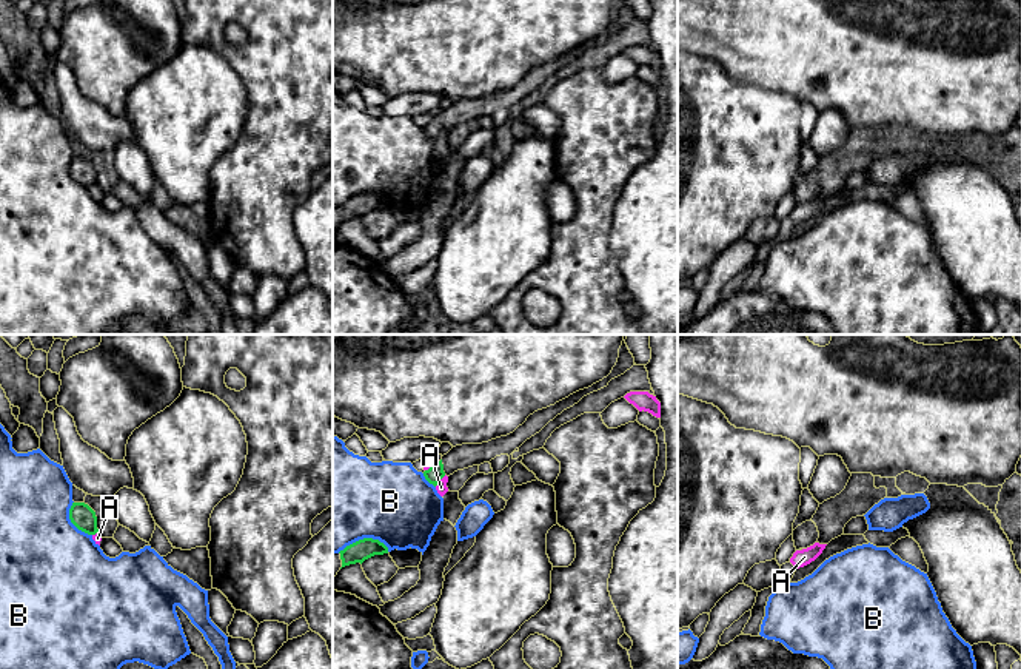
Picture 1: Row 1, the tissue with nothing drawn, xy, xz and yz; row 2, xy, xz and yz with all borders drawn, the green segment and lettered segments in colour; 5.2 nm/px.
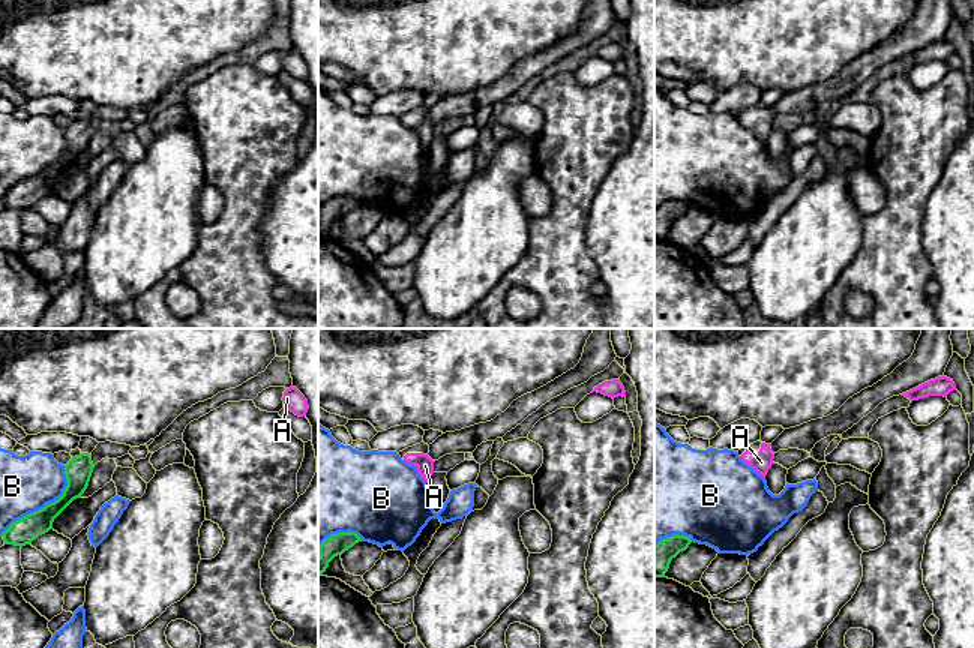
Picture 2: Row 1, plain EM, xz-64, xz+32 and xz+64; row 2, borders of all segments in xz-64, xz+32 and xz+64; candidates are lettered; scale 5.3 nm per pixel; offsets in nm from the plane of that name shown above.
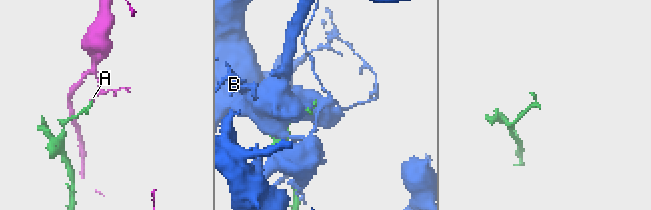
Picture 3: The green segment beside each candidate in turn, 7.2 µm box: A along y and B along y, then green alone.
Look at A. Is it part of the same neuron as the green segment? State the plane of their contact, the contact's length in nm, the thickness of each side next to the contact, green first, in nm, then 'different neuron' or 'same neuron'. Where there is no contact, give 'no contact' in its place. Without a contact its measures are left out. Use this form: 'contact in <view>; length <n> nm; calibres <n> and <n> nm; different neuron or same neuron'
contact in xz; length 90 nm; calibres 90 and 60 nm; different neuron

